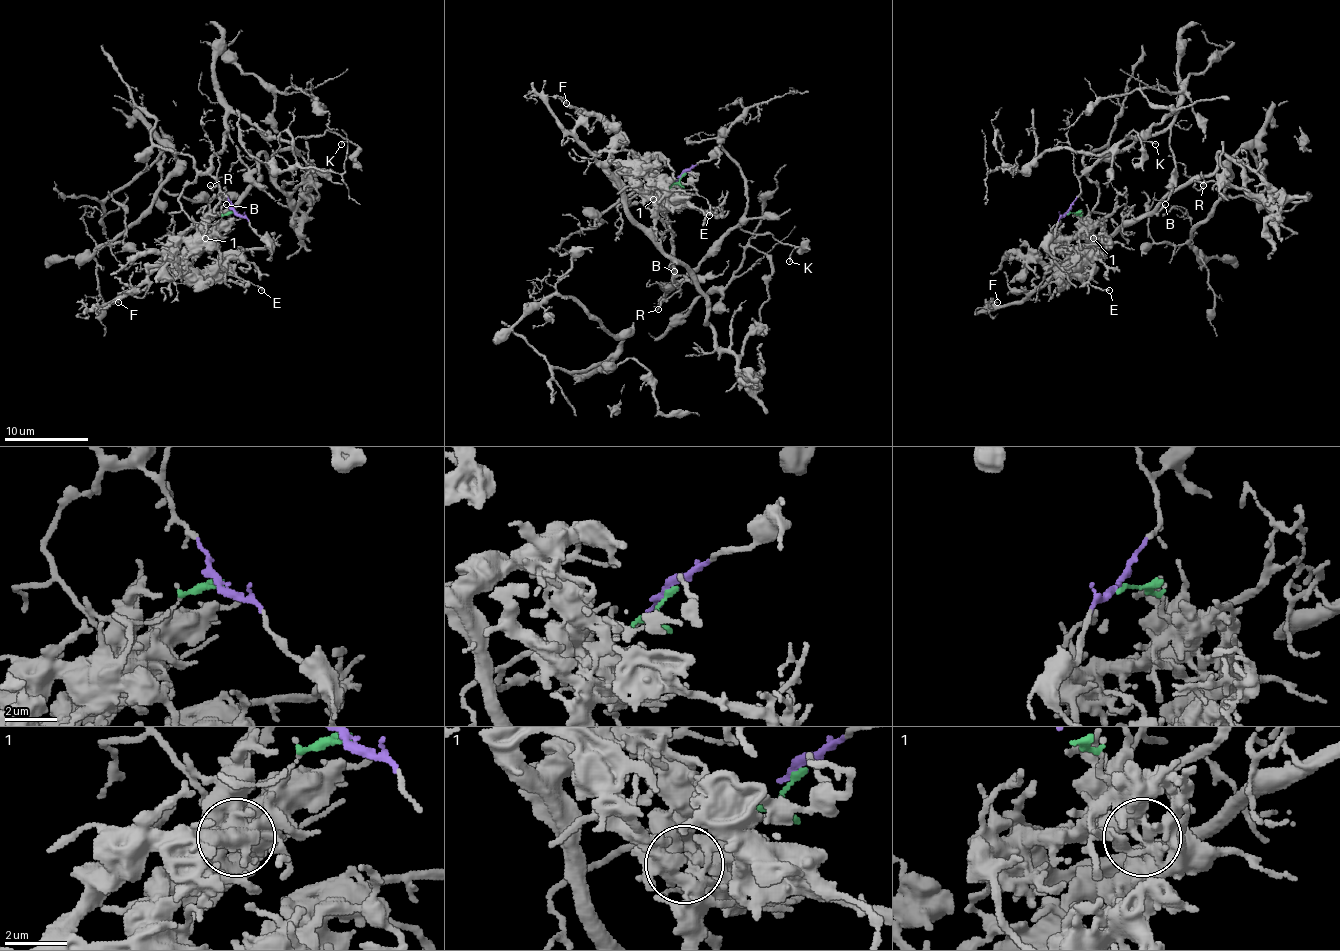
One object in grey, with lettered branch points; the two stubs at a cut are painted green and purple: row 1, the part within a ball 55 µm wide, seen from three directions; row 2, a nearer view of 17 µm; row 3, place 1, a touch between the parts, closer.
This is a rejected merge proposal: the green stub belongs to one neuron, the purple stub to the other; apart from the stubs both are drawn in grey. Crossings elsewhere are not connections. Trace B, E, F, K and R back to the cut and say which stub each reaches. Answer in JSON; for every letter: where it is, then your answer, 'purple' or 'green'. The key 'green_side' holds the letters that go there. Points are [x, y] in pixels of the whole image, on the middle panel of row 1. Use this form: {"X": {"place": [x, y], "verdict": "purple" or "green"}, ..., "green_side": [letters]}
{"B": {"place": [674, 271], "verdict": "green"}, "E": {"place": [709, 215], "verdict": "green"}, "F": {"place": [566, 103], "verdict": "green"}, "K": {"place": [789, 261], "verdict": "purple"}, "R": {"place": [658, 309], "verdict": "purple"}, "green_side": ["B", "E", "F"]}

